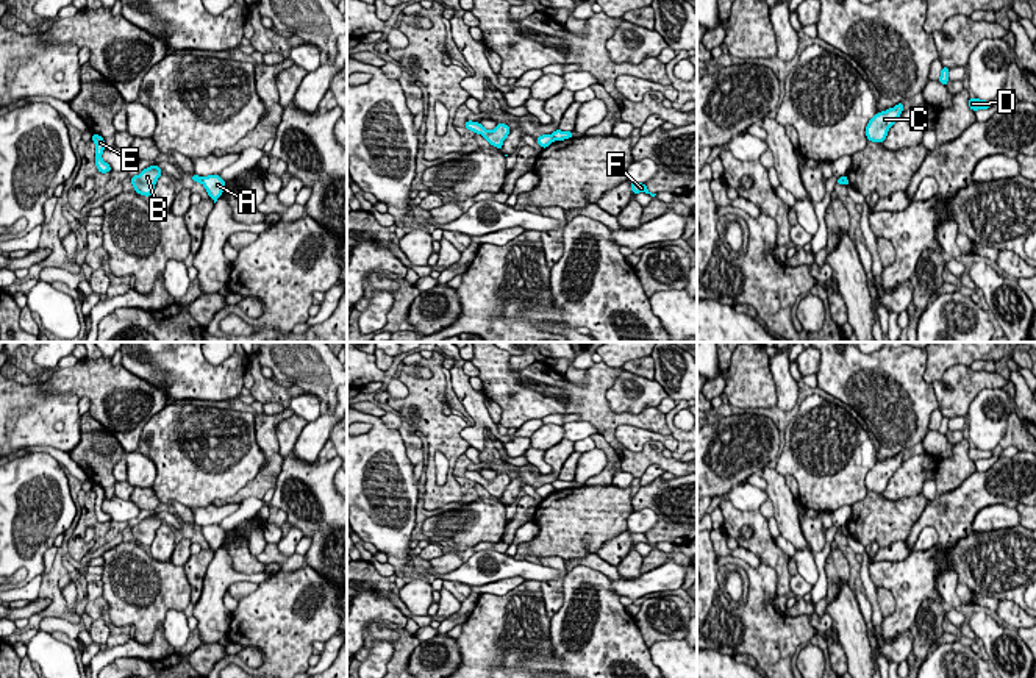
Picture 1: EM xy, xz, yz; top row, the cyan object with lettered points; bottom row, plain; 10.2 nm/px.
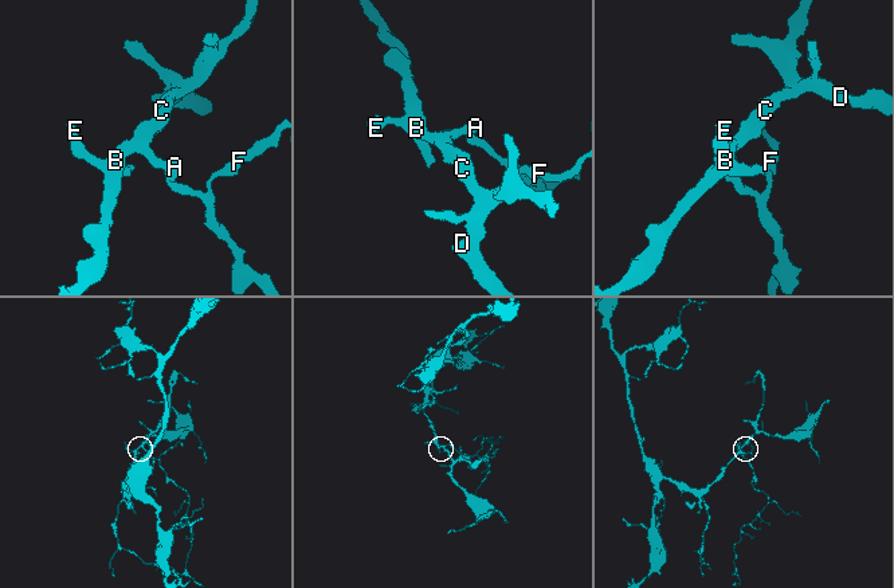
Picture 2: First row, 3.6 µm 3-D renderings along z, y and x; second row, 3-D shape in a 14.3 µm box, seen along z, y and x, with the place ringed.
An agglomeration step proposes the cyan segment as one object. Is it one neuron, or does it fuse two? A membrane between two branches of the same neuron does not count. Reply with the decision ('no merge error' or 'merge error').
merge error

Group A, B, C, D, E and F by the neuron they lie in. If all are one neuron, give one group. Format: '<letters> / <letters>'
A F / B C D E

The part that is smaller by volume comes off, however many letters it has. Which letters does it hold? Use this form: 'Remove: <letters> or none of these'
Remove: A, F

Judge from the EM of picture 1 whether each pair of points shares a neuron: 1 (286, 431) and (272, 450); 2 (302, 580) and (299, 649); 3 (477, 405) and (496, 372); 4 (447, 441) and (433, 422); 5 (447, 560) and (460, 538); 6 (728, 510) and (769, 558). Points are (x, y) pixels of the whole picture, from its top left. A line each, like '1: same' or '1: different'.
1: different
2: same
3: different
4: same
5: different
6: same

